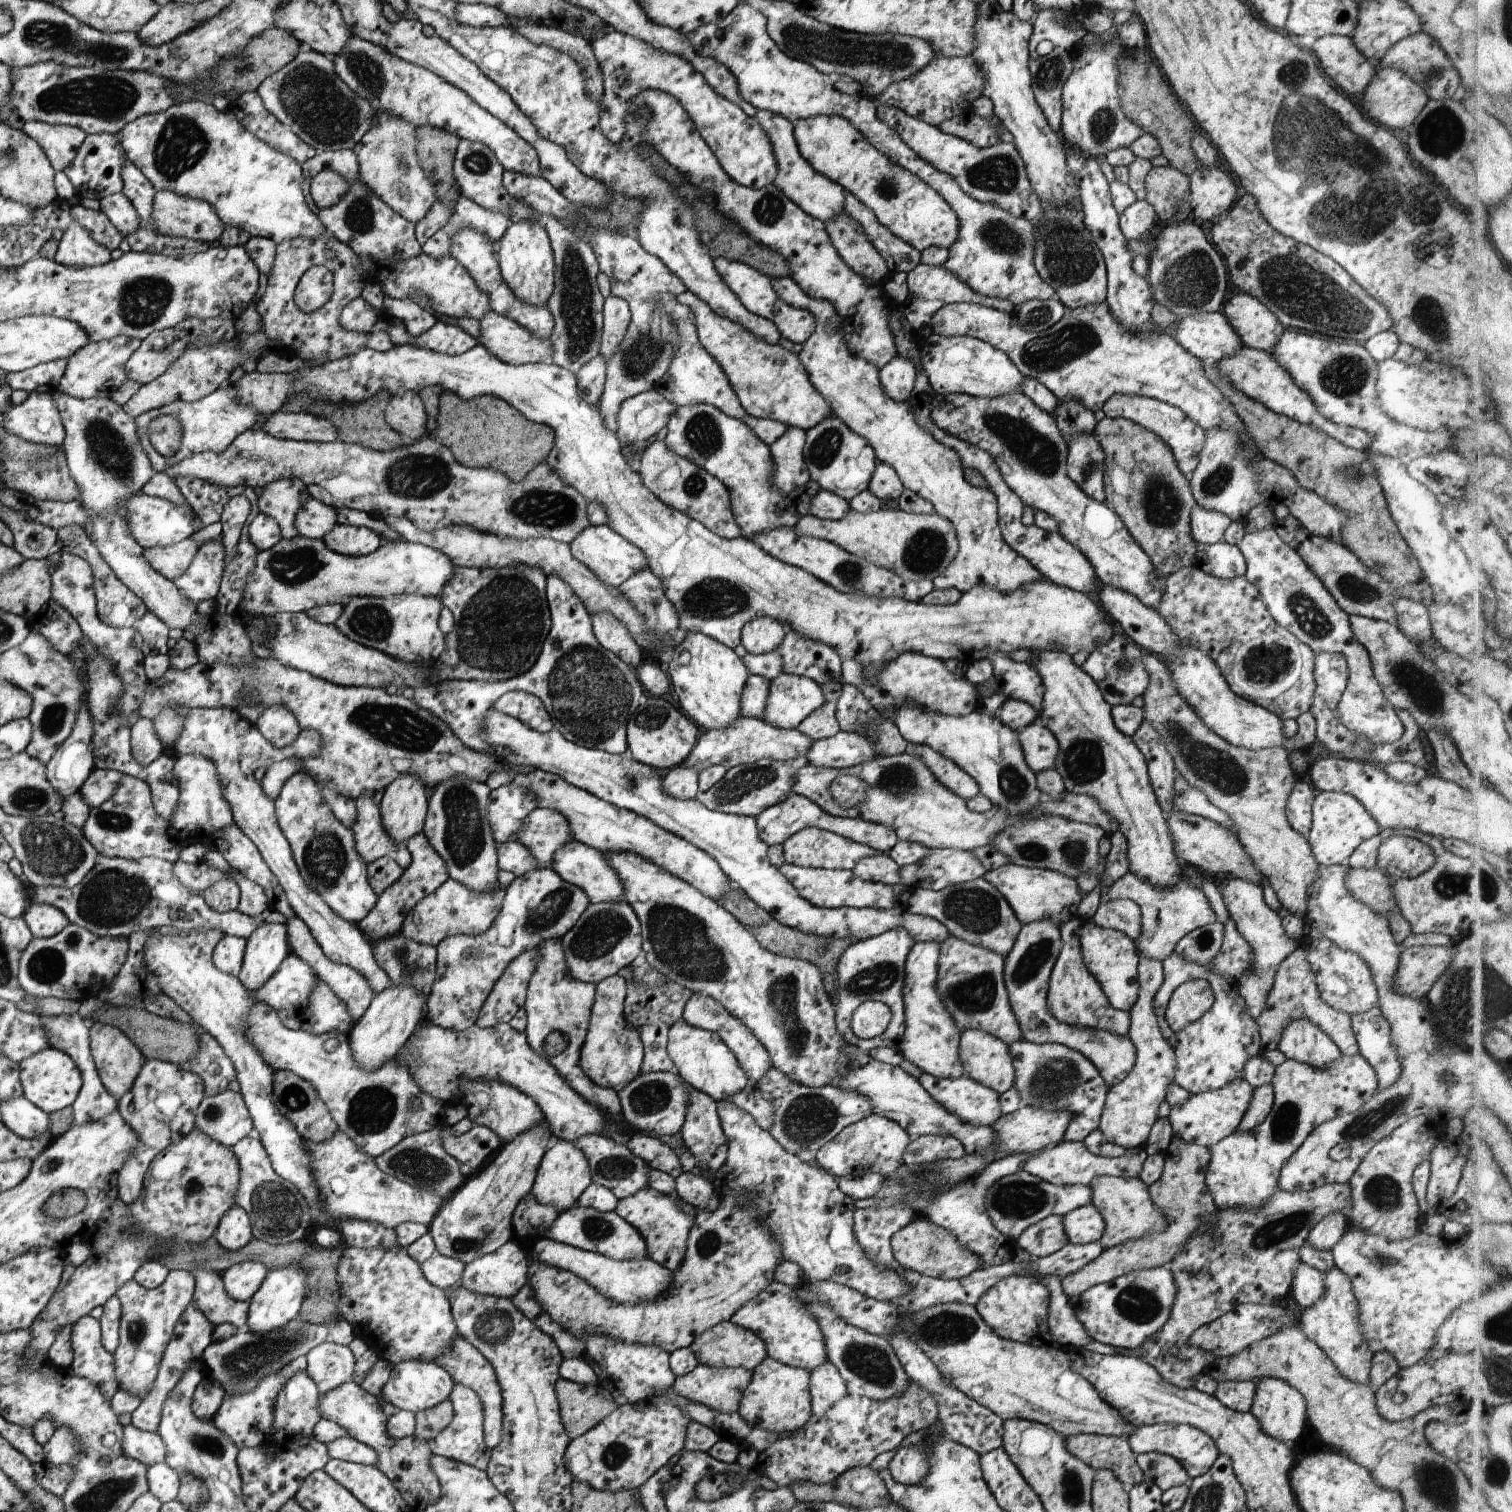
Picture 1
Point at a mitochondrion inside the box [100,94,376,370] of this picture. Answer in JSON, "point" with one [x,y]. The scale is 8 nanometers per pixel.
{"point":[180,144]}

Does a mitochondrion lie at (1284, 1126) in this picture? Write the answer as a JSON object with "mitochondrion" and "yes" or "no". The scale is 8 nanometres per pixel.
{"mitochondrion":"yes"}

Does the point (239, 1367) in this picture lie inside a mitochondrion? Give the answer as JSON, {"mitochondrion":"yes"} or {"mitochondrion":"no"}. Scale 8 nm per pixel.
{"mitochondrion":"yes"}

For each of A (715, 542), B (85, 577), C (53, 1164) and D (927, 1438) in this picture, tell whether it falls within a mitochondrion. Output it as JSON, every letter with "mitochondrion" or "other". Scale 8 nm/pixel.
{"A":"other","B":"other","C":"other","D":"other"}

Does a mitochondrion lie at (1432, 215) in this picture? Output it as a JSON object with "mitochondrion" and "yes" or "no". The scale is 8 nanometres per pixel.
{"mitochondrion":"yes"}

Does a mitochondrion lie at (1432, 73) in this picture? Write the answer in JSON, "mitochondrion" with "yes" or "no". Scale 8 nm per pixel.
{"mitochondrion":"yes"}

